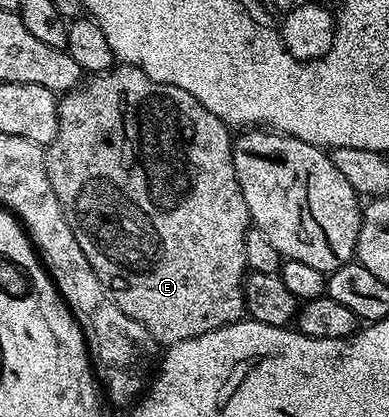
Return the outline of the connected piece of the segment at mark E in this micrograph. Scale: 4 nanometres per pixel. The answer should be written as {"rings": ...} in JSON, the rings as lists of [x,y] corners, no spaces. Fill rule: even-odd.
{"rings":[[[121,63],[103,75],[89,75],[80,85],[60,96],[57,105],[57,135],[45,147],[45,168],[51,181],[51,189],[55,197],[59,197],[59,205],[67,217],[67,225],[71,225],[71,233],[75,233],[75,241],[79,241],[79,249],[83,249],[83,257],[91,261],[91,269],[95,269],[95,277],[108,291],[109,296],[135,321],[147,329],[154,344],[172,345],[179,341],[187,341],[191,337],[199,337],[208,331],[239,323],[246,318],[245,309],[245,254],[243,241],[247,237],[251,220],[247,201],[243,201],[243,189],[239,189],[239,177],[235,177],[233,164],[233,140],[229,124],[224,123],[211,109],[203,109],[191,93],[183,93],[175,85],[157,83],[143,69],[132,67],[130,63]]]}

